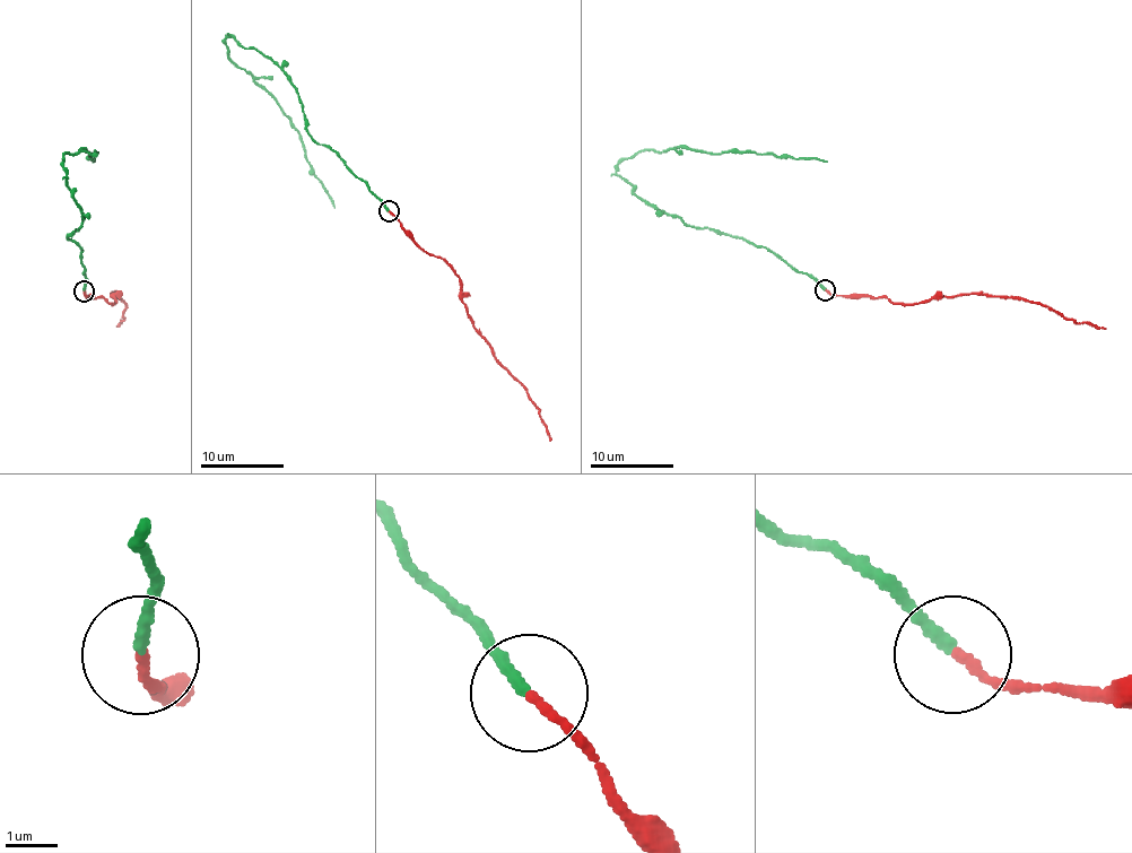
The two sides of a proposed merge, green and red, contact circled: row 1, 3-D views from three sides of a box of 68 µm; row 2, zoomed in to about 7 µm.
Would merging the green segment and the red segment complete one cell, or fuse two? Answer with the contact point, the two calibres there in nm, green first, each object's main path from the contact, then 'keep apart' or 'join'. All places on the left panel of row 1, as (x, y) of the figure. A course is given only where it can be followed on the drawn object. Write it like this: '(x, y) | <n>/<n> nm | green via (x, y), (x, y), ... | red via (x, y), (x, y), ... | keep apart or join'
(84, 290) | 240/170 nm | green via (83, 289), (84, 252), (67, 236), (84, 216), (62, 165), (66, 153), (86, 149), (97, 153), (92, 163) | red via (83, 292), (112, 303), (115, 301), (111, 292), (123, 299), (125, 306), (116, 325) | keep apart

